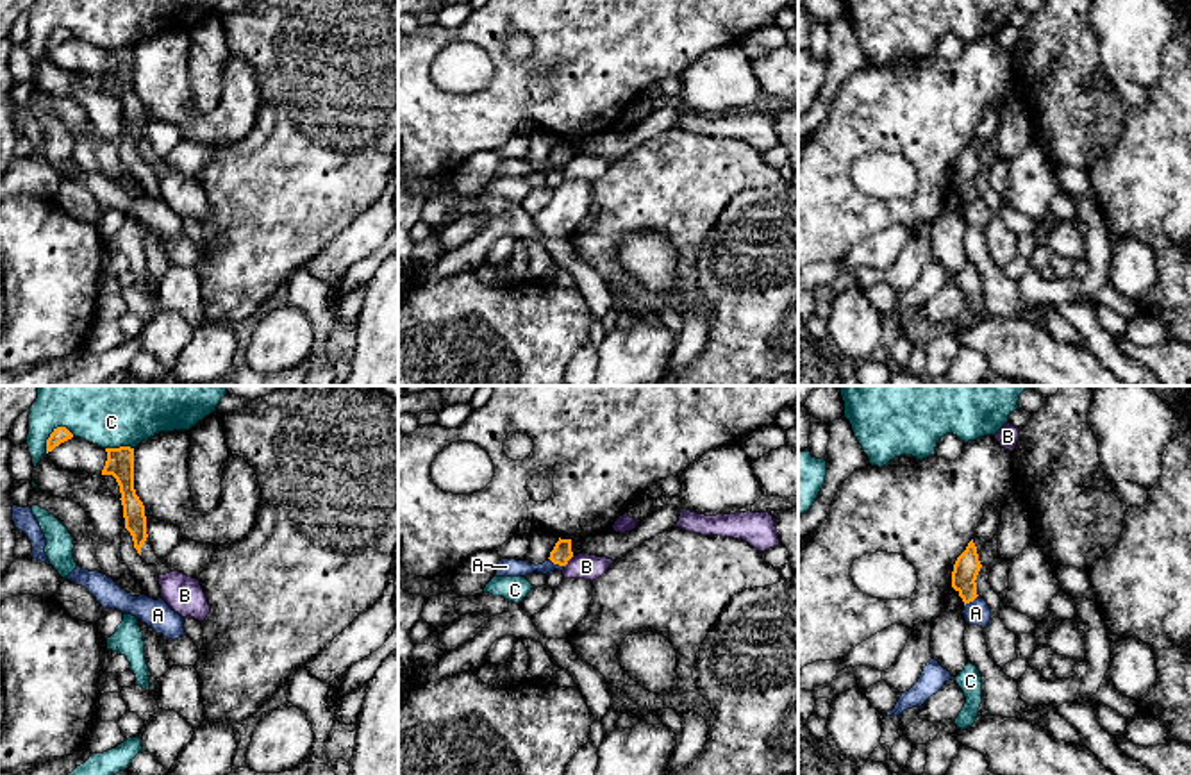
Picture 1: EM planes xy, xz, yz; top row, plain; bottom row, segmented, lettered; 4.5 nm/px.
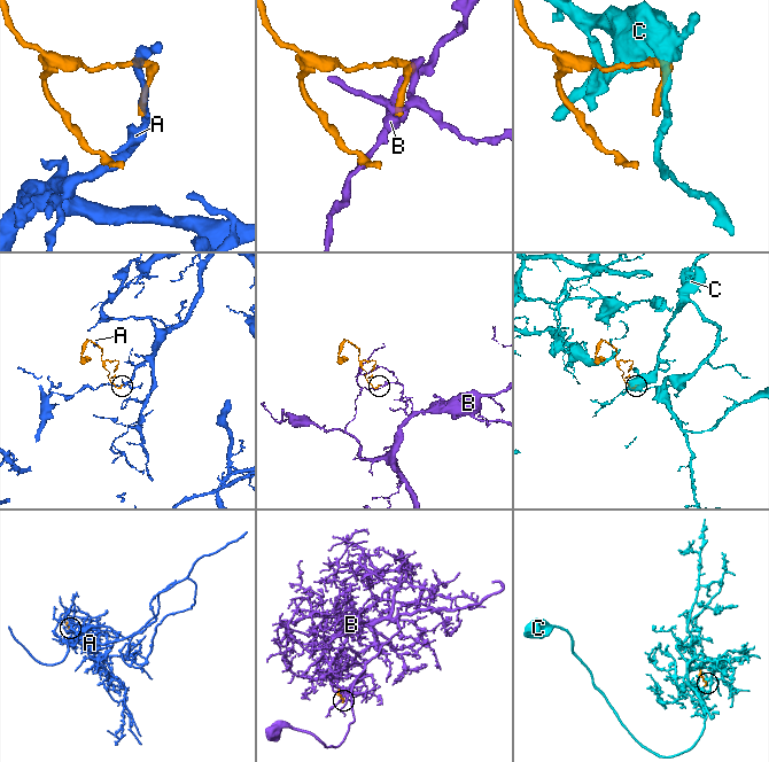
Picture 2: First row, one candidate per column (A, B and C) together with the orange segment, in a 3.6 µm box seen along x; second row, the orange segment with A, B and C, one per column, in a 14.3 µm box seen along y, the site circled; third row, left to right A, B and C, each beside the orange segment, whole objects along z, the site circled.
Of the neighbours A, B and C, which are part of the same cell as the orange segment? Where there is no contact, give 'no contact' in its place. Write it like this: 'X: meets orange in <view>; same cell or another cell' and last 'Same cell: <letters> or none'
A: meets orange in xz; another cell
B: meets orange in xz; another cell
C: meets orange in xy; another cell
Same cell: none

